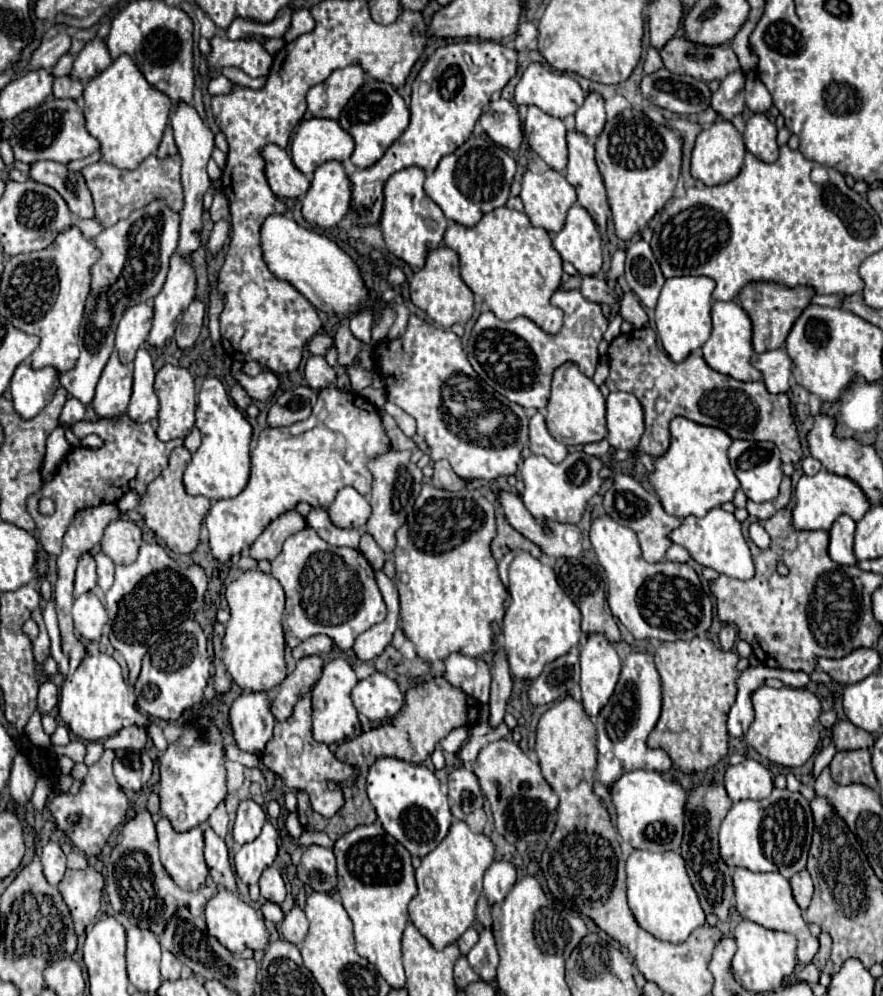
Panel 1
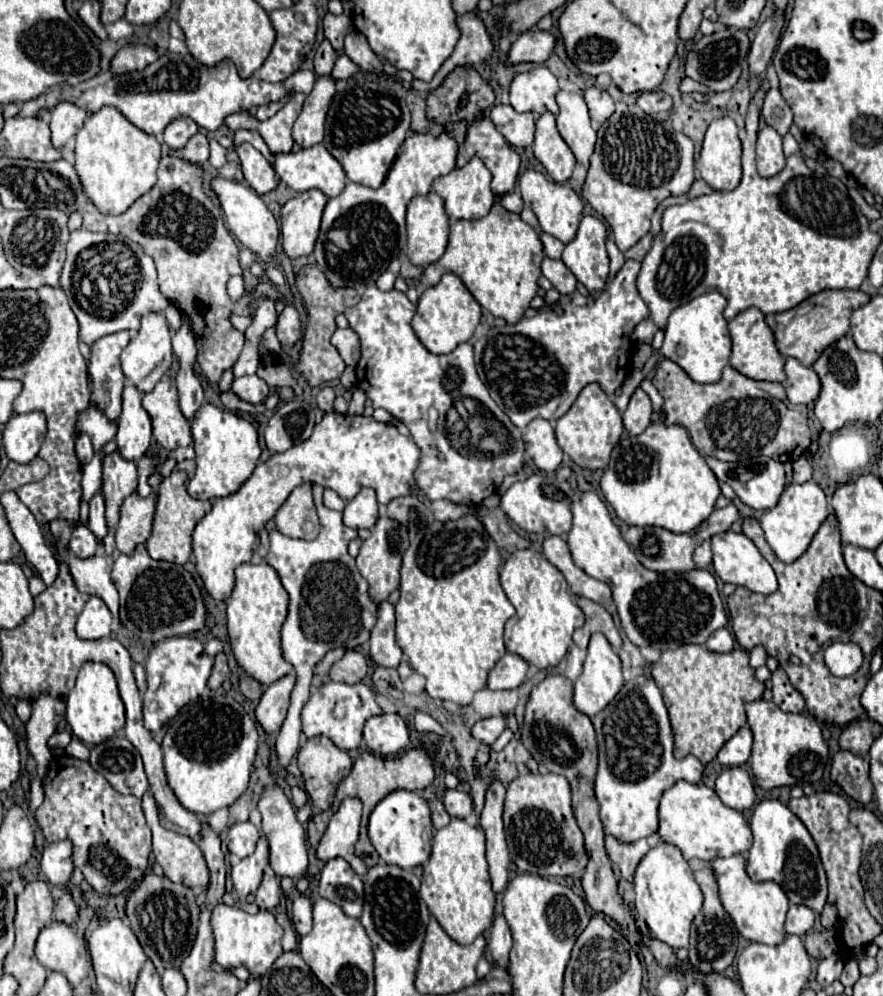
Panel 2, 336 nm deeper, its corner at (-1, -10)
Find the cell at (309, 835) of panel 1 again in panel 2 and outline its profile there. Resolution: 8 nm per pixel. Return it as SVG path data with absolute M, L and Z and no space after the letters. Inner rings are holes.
M344 799L340 809L330 819L330 825L328 825L316 853L322 861L342 857L352 865L352 869L360 877L364 877L370 867L360 857L354 855L354 843L358 841L360 817L362 817L360 799Z

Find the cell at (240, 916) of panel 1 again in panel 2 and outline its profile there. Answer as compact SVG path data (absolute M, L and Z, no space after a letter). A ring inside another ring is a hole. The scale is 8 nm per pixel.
M218 903L212 911L212 931L216 939L216 961L224 969L246 967L250 975L262 977L268 973L268 967L272 967L272 963L284 953L282 951L284 929L278 925L276 917L270 911L258 911L256 915L250 915L240 907Z

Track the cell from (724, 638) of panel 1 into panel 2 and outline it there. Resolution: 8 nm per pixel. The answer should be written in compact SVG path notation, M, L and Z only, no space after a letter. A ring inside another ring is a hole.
M718 629L708 637L706 647L716 653L728 653L734 649L734 635L728 629Z

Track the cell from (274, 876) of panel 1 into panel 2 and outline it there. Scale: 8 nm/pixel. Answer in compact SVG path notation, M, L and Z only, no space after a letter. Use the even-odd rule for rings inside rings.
M272 869L264 871L264 879L258 887L258 893L256 893L256 905L260 909L266 909L266 911L272 911L276 909L276 905L280 903L280 897L282 897L282 889L280 889L280 877L272 873Z

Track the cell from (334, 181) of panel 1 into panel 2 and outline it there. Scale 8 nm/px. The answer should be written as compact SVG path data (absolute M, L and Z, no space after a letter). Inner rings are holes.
M310 189L294 195L280 209L280 235L282 251L290 259L308 257L314 249L322 211L326 207L326 195L318 189Z

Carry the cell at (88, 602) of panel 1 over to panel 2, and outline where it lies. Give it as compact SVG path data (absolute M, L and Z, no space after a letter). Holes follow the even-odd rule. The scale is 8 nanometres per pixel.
M90 597L84 605L84 611L76 623L76 635L80 639L102 639L110 635L112 613L100 597Z

